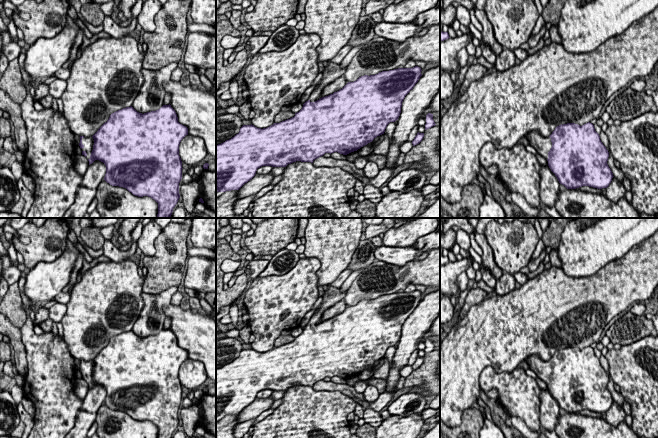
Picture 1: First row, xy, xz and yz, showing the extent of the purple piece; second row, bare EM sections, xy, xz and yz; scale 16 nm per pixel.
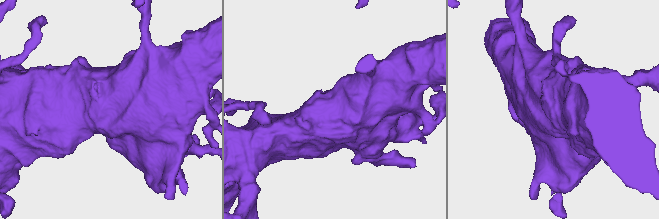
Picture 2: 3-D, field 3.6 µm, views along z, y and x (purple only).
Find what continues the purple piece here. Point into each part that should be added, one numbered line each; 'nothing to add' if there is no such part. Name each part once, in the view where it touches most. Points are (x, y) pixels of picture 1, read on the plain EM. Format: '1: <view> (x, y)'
1: xy (88, 366)

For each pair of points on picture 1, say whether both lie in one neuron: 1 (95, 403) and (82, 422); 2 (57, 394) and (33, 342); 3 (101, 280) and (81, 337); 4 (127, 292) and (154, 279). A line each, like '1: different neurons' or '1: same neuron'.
1: same neuron
2: same neuron
3: same neuron
4: different neurons

